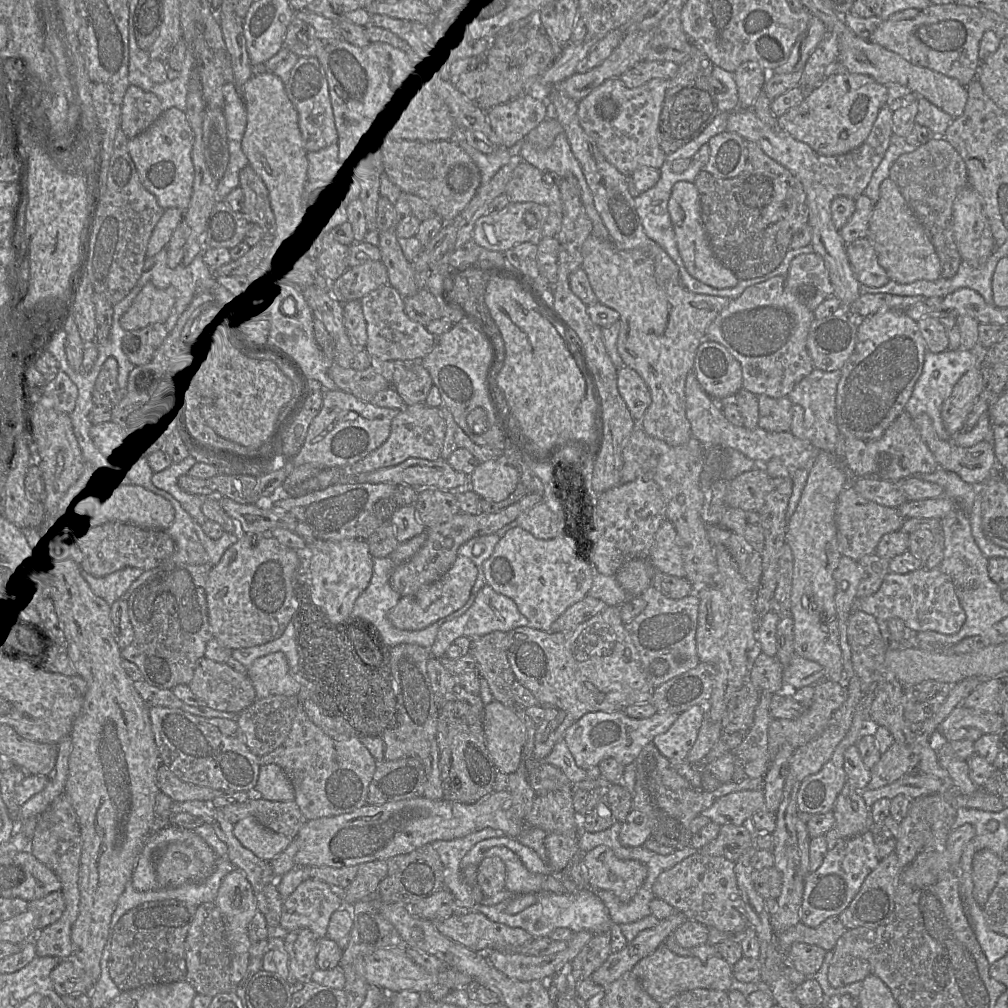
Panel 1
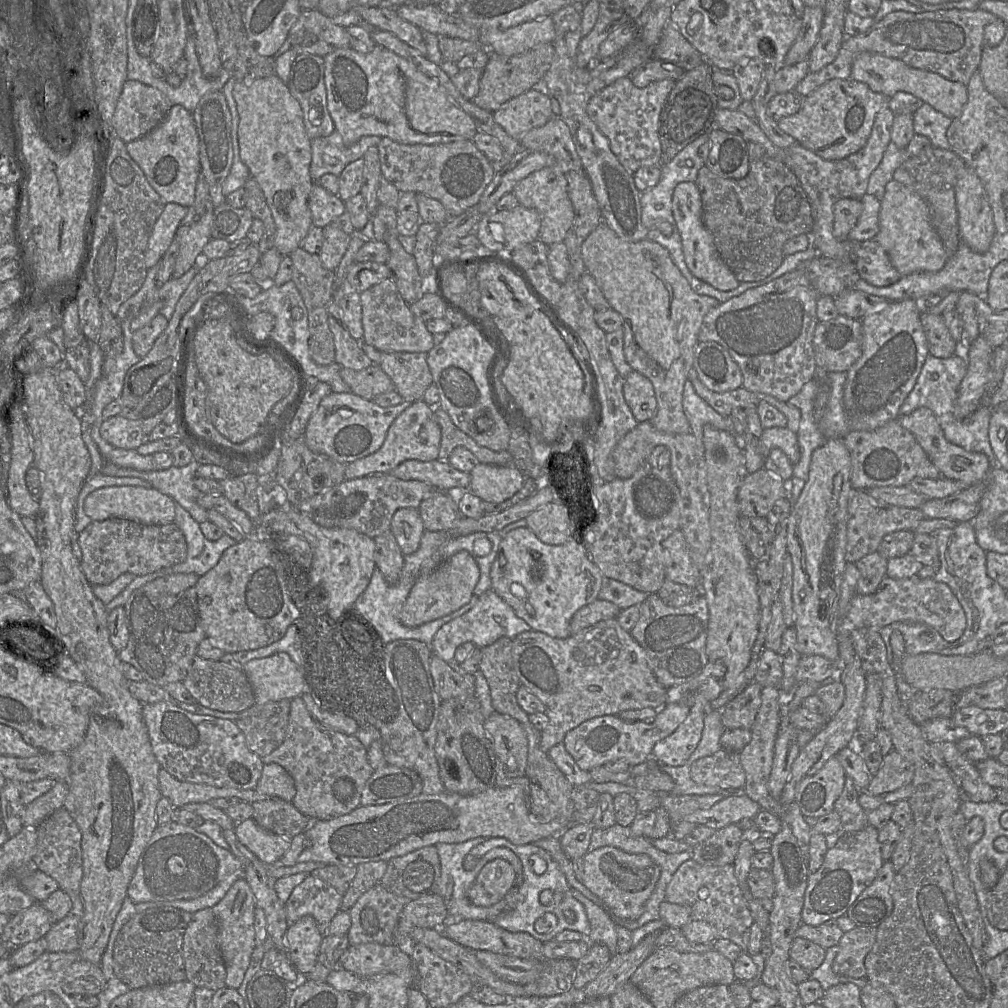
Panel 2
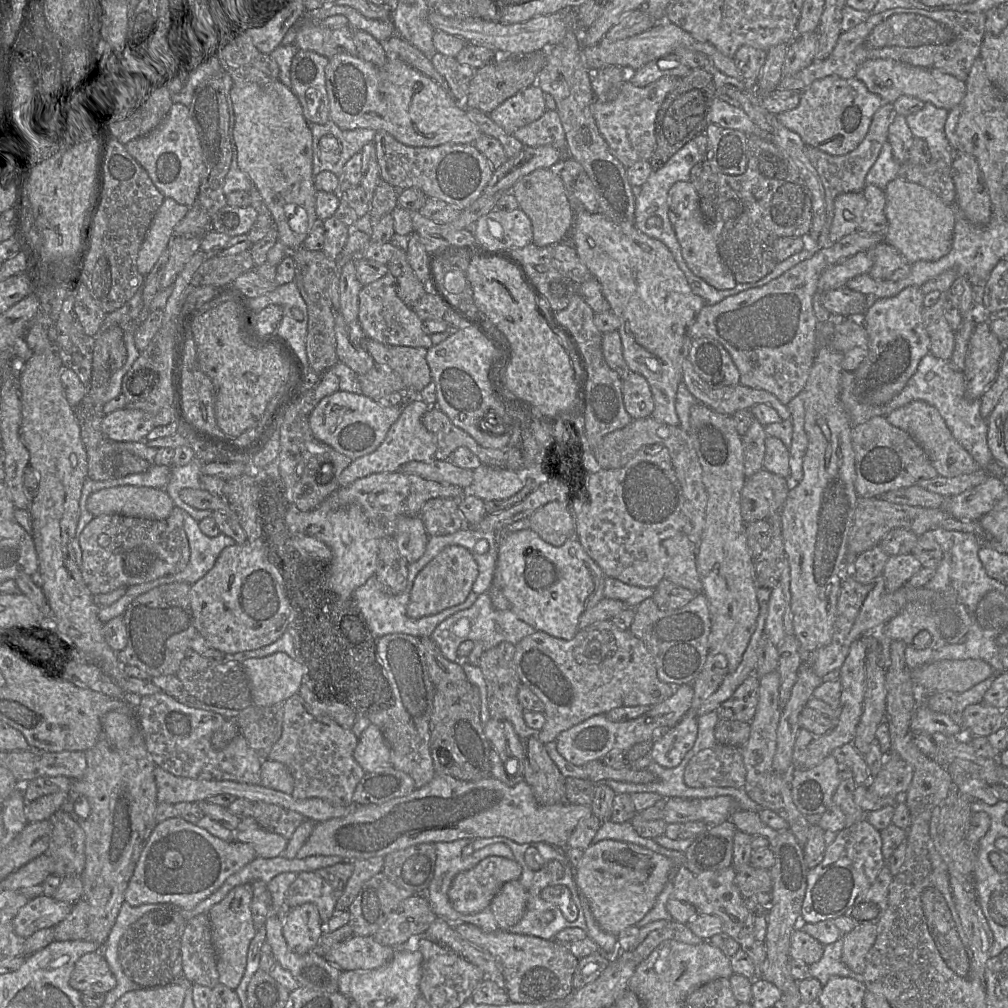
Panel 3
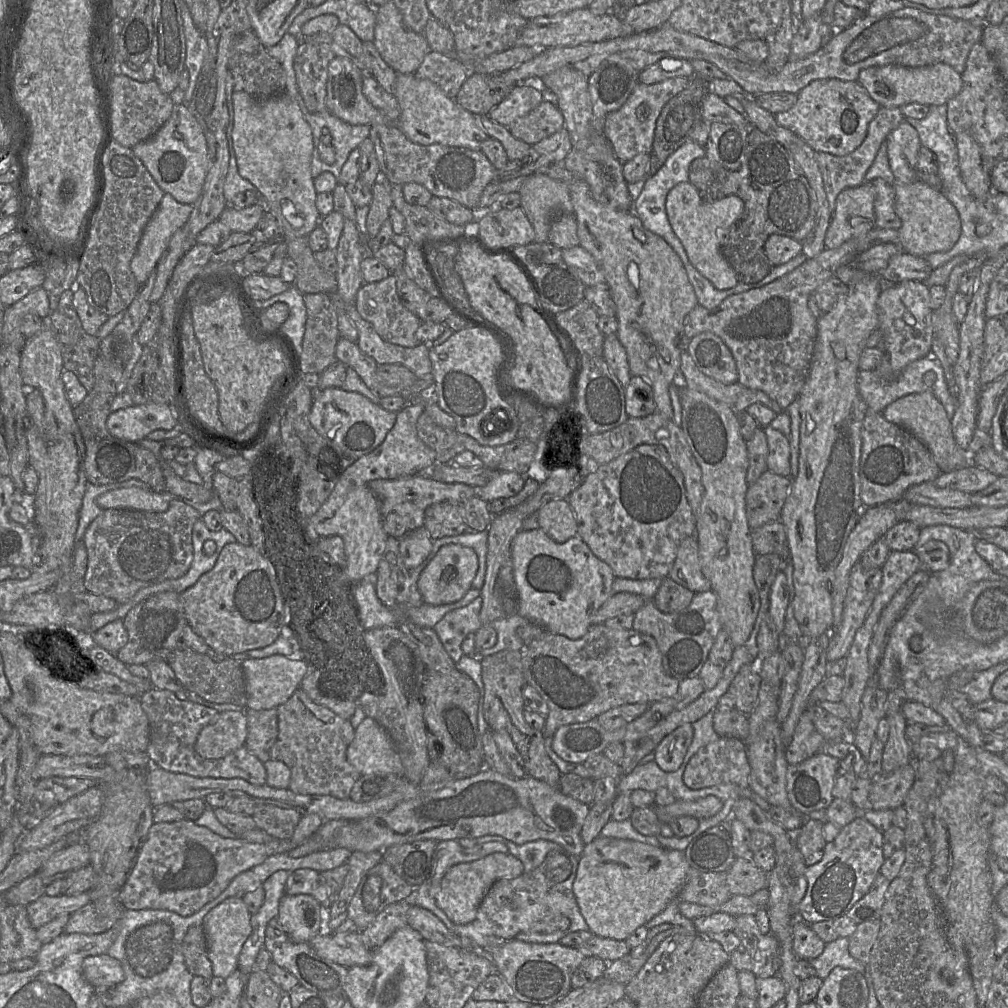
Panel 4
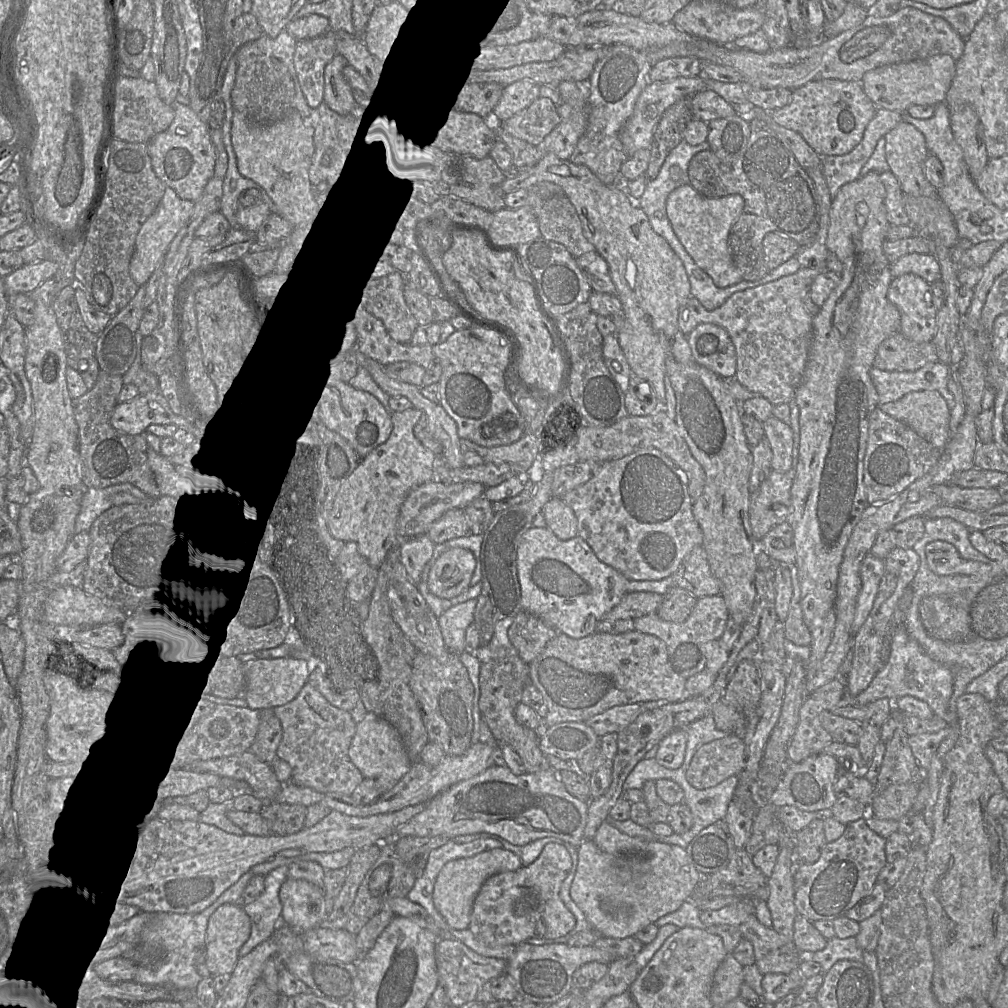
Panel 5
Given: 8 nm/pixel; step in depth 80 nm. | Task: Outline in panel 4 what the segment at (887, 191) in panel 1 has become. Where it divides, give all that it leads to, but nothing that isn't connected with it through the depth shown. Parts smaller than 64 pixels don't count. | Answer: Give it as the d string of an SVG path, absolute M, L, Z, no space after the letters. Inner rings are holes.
M920 180L910 184L895 182L893 187L895 213L901 220L897 243L902 251L924 257L952 249L960 237L961 224L957 210L950 201L938 189Z

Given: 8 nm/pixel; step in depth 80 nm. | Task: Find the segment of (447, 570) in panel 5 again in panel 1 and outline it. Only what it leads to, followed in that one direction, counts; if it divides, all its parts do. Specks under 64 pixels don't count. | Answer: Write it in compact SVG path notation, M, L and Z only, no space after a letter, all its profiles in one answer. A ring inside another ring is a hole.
M458 555L451 568L440 579L422 586L413 594L401 597L389 610L387 618L397 629L422 630L462 608L470 598L477 576L478 569L473 561L464 555Z

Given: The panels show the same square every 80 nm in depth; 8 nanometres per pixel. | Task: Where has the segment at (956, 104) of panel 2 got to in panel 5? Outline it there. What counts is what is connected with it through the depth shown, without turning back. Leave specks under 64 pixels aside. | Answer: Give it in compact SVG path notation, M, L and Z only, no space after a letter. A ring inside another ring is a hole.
M947 54L935 55L912 62L885 65L866 72L862 88L877 108L905 113L912 105L945 103L947 92L955 76L956 61Z

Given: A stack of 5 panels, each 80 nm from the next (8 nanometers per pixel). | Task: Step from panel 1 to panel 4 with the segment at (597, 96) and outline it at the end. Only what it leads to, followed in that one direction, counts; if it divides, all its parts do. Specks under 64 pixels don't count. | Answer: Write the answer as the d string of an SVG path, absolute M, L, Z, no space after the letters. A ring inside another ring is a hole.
M668 78L656 84L638 83L626 102L606 116L604 133L612 145L615 156L622 162L631 160L640 153L650 154L656 121L664 105L689 85L690 78Z

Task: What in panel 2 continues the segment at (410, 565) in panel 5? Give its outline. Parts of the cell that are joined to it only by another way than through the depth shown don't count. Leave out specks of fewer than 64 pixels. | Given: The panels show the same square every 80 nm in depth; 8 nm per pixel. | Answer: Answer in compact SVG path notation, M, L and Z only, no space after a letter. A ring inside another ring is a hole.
M401 508L392 517L390 531L403 555L410 555L419 548L425 528L417 509Z

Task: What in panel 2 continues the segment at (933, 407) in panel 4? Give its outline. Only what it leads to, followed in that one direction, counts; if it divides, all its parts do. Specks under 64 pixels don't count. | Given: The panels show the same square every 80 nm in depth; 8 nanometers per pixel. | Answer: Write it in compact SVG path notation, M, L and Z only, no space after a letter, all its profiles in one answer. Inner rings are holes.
M920 407L909 414L900 415L897 420L916 438L931 462L936 466L941 476L959 480L966 485L985 481L986 475L991 469L988 457L981 452L970 452L963 447L949 442L937 421L934 413L927 407Z

